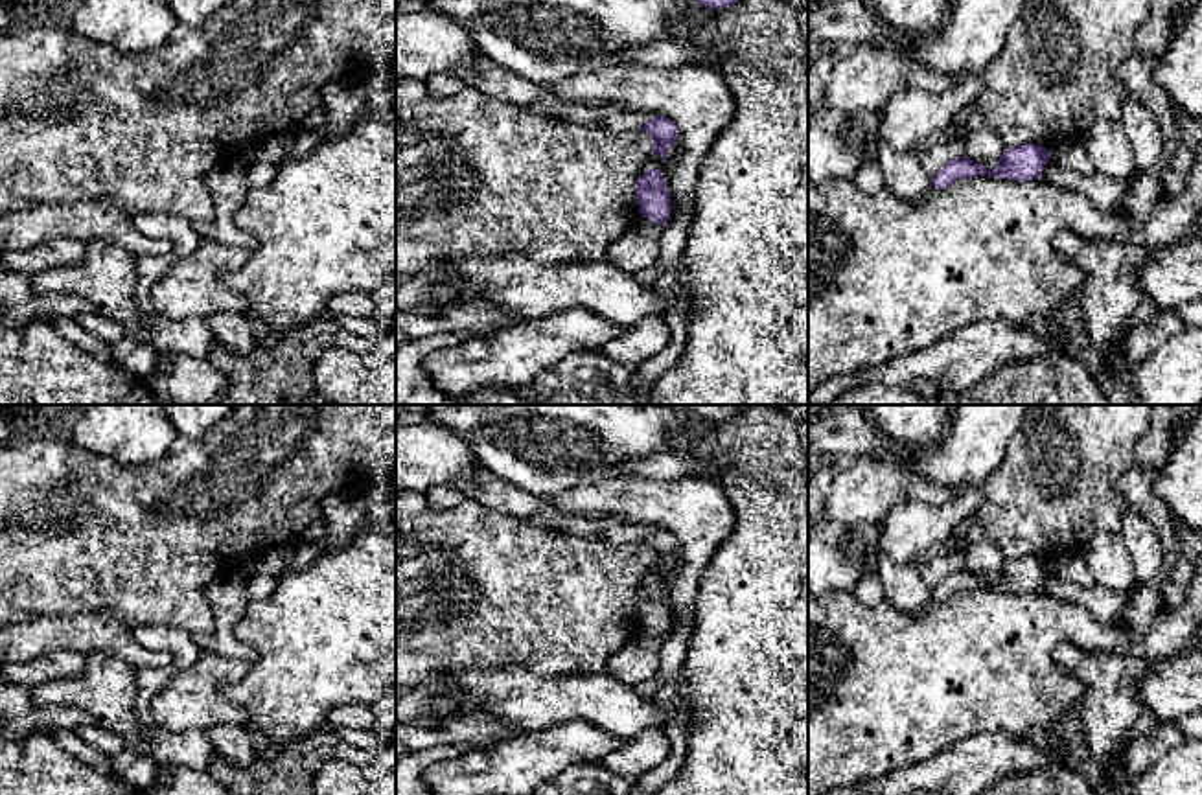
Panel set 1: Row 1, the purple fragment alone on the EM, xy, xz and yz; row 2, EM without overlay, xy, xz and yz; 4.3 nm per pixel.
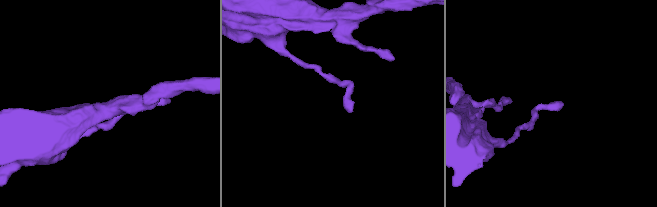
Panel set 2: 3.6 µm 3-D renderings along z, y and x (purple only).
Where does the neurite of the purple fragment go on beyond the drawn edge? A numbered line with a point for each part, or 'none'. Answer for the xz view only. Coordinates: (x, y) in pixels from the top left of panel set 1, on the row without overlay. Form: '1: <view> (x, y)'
none

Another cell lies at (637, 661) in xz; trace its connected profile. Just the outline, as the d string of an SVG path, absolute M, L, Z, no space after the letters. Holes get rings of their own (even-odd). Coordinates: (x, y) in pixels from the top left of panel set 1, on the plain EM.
M639 628L630 642L611 659L606 674L617 681L637 686L659 672L663 639Z

